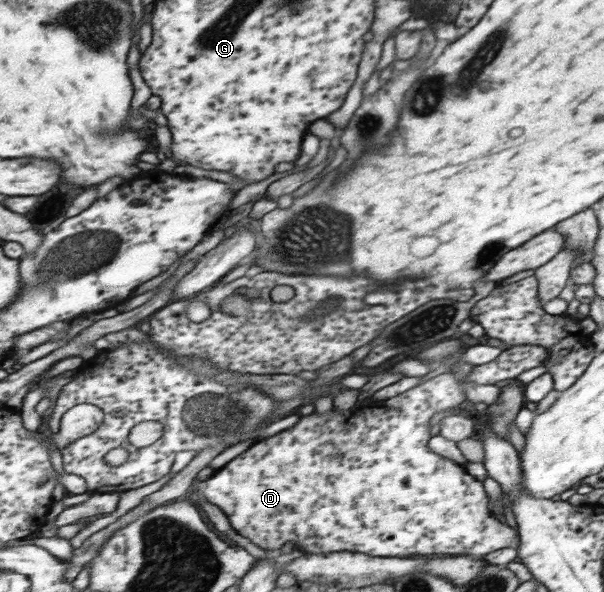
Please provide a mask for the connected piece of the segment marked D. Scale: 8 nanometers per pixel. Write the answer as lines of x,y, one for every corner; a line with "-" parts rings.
518,345
503,350
497,358
479,366
472,366
472,370
460,378
454,374
433,373
421,383
405,392
387,398
387,400
361,400
349,410
329,410
323,414
307,414
297,420
295,426
289,426
272,436
256,440
250,447
239,455
235,456
218,471
214,471
205,481
199,481
195,486
209,503
219,507
219,510
227,517
228,523
234,531
250,540
255,546
266,552
278,550
285,542
293,542
294,548
305,552
305,554
327,554
347,551
357,552
369,556
380,557
407,557
407,556
427,556
429,554
449,554
449,555
470,555
480,558
483,554
495,552
497,549
505,547
514,547
513,540
517,538
517,530
501,523
495,517
492,517
491,510
488,506
488,497
483,491
481,481
477,481
473,476
469,476
466,470
457,463
453,463
447,458
443,458
431,451
427,447
429,435
429,420
431,416
439,412
456,409
465,399
463,386
467,382
473,384
488,385
497,380
505,380
511,376
517,376
522,371
542,366
546,360
546,351
541,346

